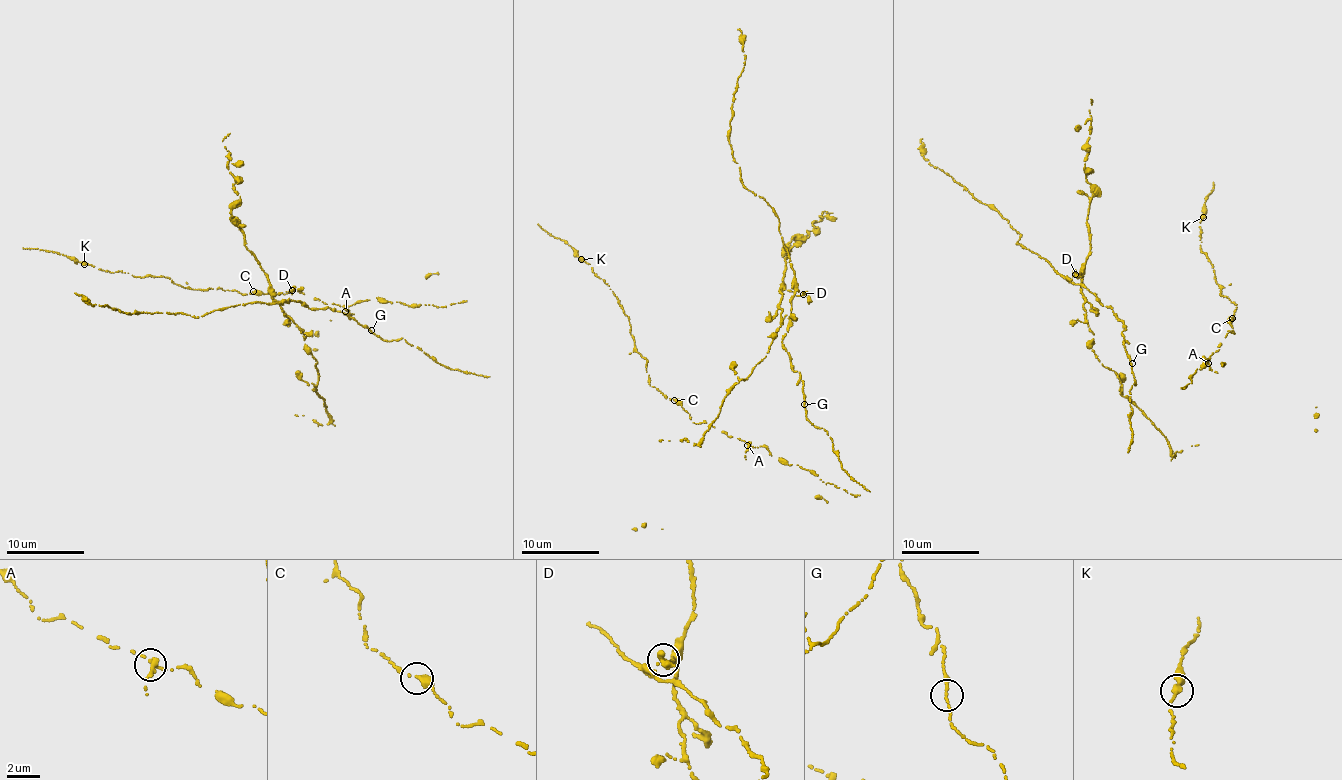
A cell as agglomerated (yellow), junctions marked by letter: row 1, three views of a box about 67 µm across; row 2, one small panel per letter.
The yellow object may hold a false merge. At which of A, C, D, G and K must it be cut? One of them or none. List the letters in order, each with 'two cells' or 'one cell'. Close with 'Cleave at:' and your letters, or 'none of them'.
A: one cell
C: one cell
D: two cells
G: one cell
K: one cell
Cleave at: D

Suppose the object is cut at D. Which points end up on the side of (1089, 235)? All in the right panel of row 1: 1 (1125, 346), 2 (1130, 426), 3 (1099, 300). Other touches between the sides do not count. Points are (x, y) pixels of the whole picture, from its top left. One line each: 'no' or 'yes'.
1: no
2: no
3: no

